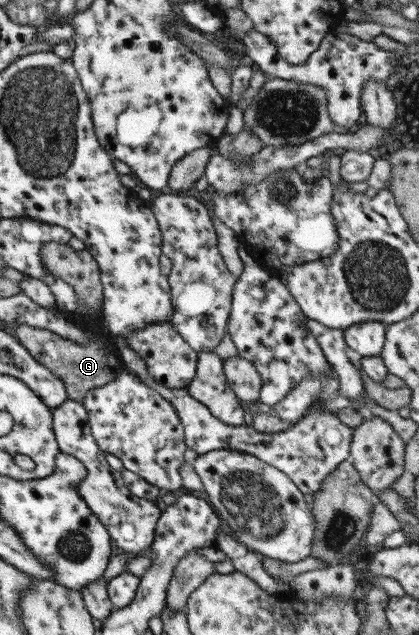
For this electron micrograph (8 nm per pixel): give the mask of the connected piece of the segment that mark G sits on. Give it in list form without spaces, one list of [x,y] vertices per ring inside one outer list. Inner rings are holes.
[[[19,326],[16,330],[16,338],[20,340],[20,344],[24,345],[24,348],[28,348],[28,352],[40,364],[64,381],[68,397],[80,403],[84,401],[90,390],[109,384],[125,371],[122,364],[118,362],[118,358],[112,358],[112,354],[104,352],[104,348],[100,348],[96,341],[80,344],[56,332],[28,326]]]

